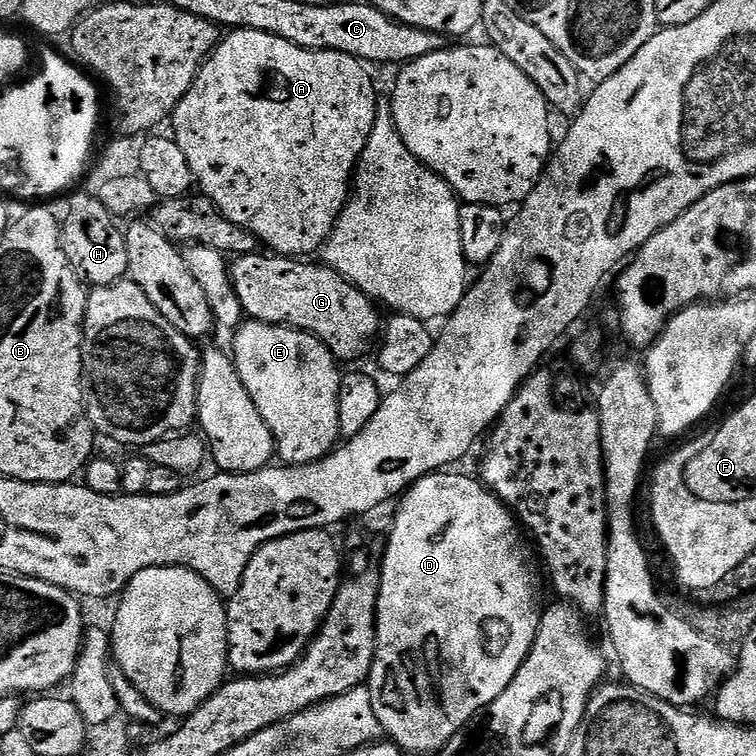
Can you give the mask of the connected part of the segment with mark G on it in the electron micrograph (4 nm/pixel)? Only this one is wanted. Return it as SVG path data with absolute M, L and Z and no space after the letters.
M257 250L251 252L248 256L237 256L231 261L230 271L232 273L232 281L234 282L234 290L238 294L239 301L242 302L244 307L244 314L248 320L261 320L263 324L287 324L289 328L297 328L303 332L309 332L317 336L323 344L332 351L333 356L337 361L345 362L344 360L356 360L359 356L364 356L368 352L368 347L381 335L382 332L382 316L380 320L381 309L377 307L371 298L366 295L362 290L358 290L346 278L342 278L342 274L335 272L333 268L328 267L323 262L317 264L308 264L312 262L305 262L300 258L293 258L291 256L277 256L275 254L265 254L263 251Z

